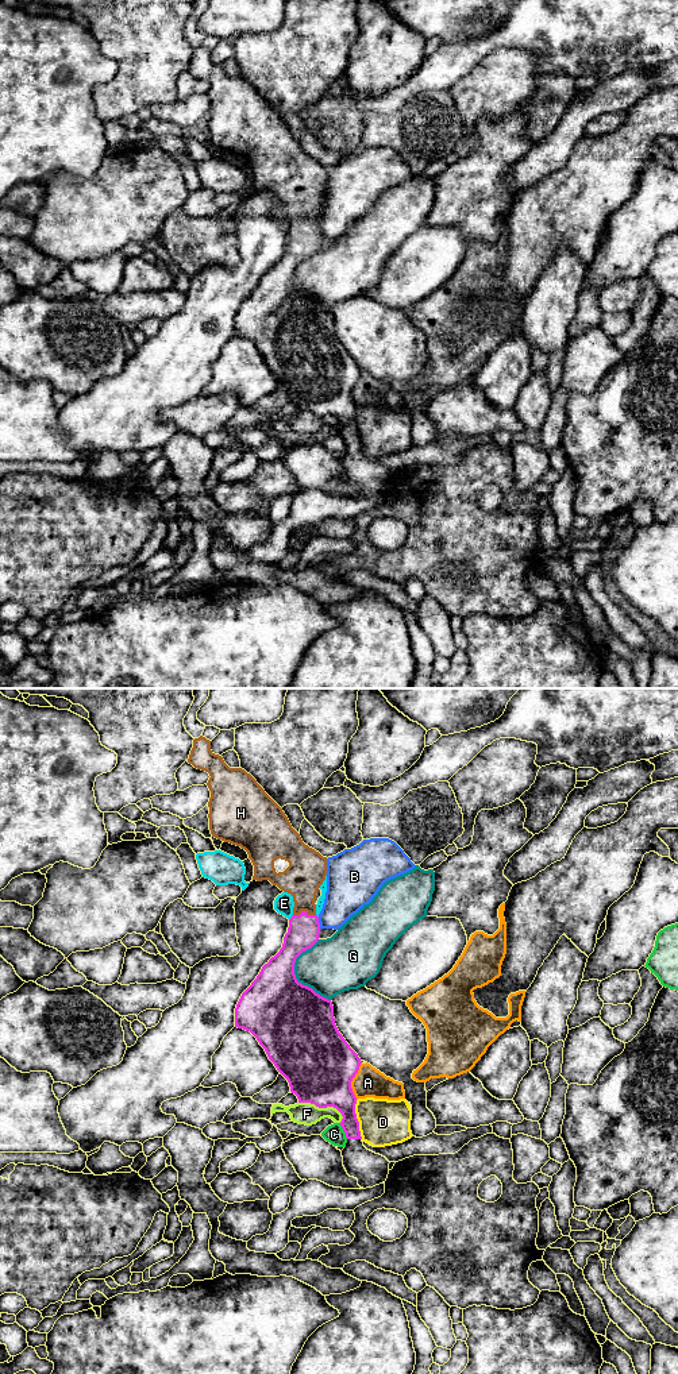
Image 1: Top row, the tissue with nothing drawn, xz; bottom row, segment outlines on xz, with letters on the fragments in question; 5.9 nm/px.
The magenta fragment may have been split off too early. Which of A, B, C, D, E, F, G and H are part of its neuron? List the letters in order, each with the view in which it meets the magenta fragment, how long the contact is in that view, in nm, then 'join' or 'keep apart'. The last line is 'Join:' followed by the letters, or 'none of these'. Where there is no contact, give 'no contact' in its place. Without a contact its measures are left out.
A: xz | 220 nm | keep apart
B: xz | 70 nm | keep apart
C: xz | 110 nm | keep apart
D: xz | 240 nm | keep apart
E: xz | 40 nm | keep apart
F: xz | 280 nm | keep apart
G: xz | 380 nm | keep apart
H: xz | 140 nm | join
Join: H

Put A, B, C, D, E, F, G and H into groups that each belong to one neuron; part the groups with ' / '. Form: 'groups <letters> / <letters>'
groups A / B / C / D / E / F / G / H

